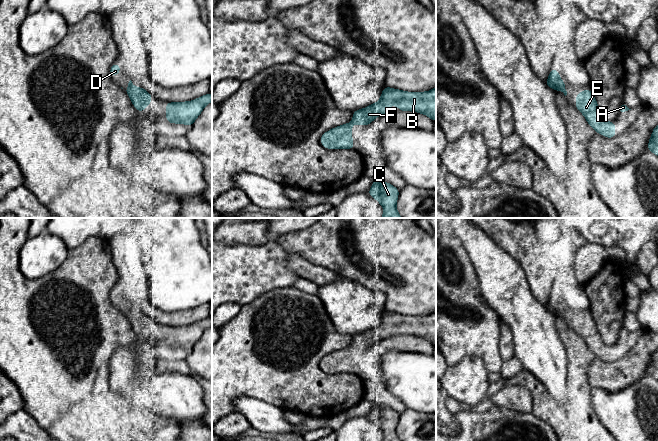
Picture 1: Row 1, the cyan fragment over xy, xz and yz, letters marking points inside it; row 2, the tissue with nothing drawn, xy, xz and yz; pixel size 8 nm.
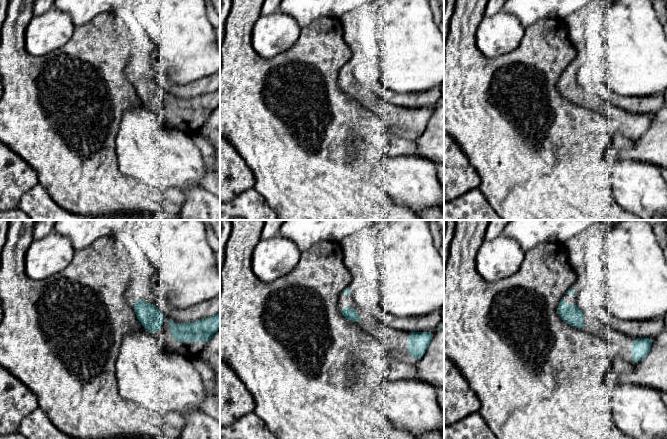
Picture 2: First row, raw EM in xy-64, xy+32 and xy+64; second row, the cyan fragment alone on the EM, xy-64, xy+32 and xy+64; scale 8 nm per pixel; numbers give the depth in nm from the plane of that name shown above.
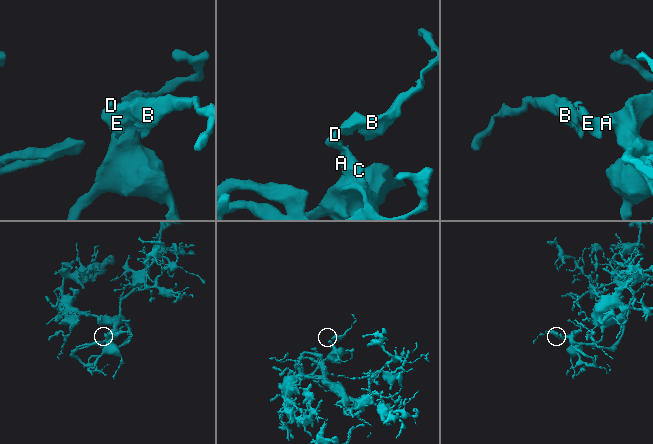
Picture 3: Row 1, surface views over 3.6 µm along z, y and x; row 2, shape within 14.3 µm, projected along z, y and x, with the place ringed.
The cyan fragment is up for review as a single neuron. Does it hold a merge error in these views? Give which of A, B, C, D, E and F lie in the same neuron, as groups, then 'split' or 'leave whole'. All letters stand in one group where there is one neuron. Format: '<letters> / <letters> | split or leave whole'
A B C D E F | leave whole

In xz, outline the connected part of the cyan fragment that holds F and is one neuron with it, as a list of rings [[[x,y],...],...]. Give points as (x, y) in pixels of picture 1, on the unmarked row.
[[[384,311],[380,324],[364,333],[353,336],[351,346],[337,350],[320,361],[320,367],[326,373],[332,372],[354,372],[352,365],[353,348],[369,349],[375,342],[381,338],[389,337],[389,330],[397,329],[399,335],[414,335],[436,344],[436,311],[427,316],[406,316],[398,313]]]

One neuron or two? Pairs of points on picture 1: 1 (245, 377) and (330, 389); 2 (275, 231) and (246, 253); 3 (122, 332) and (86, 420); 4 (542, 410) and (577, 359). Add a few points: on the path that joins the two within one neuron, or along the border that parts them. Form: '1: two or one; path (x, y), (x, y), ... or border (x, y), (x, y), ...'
1: one; path (266, 377), (290, 377), (309, 389)
2: two; border (270, 238), (274, 240)
3: one; path (100, 354), (86, 378), (86, 398)
4: one; path (559, 410), (577, 393), (577, 376)

